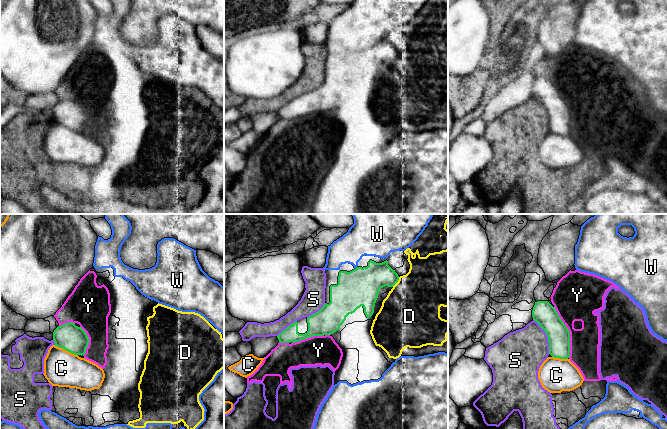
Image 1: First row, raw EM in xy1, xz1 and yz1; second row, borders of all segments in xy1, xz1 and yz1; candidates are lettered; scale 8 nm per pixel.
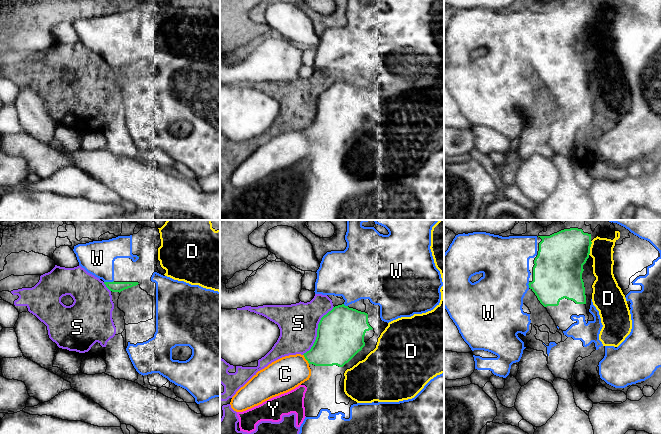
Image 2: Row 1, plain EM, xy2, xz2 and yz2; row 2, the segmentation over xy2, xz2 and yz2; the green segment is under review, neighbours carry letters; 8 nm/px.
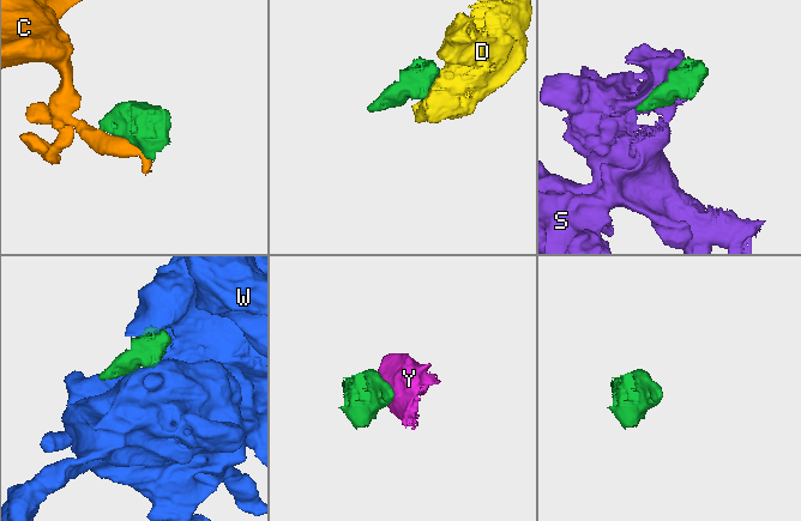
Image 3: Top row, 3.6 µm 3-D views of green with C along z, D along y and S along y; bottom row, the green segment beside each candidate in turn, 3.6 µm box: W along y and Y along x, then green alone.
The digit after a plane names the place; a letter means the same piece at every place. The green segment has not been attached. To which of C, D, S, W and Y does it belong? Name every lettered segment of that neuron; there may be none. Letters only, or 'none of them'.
W

